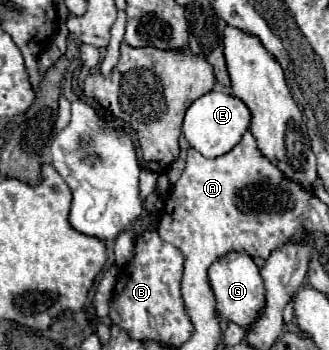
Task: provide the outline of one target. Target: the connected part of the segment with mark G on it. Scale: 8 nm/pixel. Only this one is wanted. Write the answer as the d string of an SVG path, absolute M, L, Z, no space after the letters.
M242 251L226 253L224 257L220 257L210 265L208 279L216 295L216 311L222 319L238 323L246 329L260 315L260 309L264 305L264 285L262 285L260 271L248 253Z

